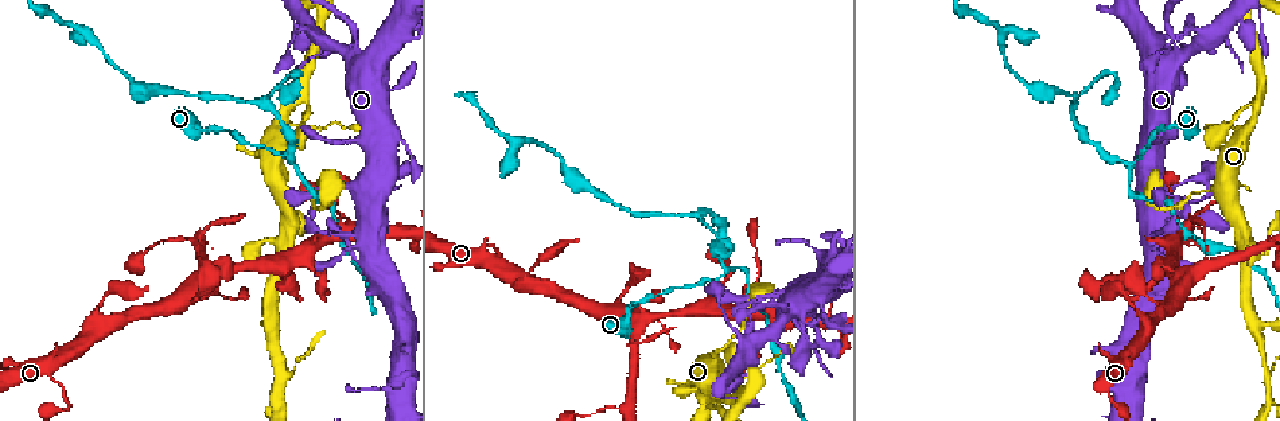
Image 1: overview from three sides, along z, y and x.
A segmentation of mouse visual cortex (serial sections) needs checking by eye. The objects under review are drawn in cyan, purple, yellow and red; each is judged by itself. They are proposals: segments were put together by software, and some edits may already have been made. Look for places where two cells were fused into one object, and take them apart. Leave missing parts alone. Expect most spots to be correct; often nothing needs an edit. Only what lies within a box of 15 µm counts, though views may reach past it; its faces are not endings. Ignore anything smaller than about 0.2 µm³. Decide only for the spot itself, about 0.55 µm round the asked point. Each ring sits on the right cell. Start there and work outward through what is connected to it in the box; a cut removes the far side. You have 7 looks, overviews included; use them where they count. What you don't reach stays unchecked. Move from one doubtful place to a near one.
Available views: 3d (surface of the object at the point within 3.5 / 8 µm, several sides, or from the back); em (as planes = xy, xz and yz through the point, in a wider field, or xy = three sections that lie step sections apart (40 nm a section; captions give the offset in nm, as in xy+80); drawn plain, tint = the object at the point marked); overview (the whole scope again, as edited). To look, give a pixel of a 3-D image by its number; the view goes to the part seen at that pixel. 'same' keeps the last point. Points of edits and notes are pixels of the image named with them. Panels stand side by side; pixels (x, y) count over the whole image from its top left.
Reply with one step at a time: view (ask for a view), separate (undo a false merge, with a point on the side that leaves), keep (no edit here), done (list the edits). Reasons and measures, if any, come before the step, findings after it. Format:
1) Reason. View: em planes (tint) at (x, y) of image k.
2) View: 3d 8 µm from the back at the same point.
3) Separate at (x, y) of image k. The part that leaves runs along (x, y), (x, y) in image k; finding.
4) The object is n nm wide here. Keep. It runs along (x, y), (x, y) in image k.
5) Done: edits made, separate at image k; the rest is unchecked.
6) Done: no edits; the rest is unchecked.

Two arms in line, one across. View: em xy step 3 (tint) at (280, 189) of image 1.

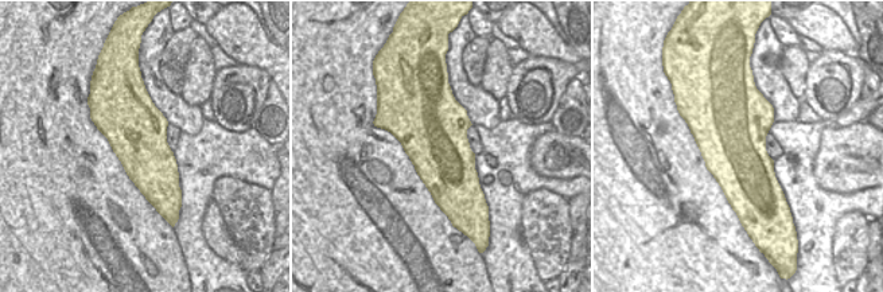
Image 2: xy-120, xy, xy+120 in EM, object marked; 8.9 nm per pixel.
Wider look. View: 3d 3.5 µm at the same point.

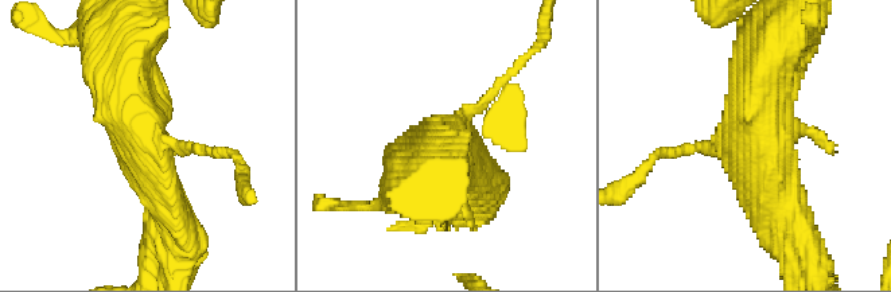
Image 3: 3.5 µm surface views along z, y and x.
Keep. It runs along (104, 43), (166, 197) in image 3; continuous, no second cell.

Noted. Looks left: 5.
Abrupt turn. View: 3d 3.5 µm at (1129, 164) of image 1.

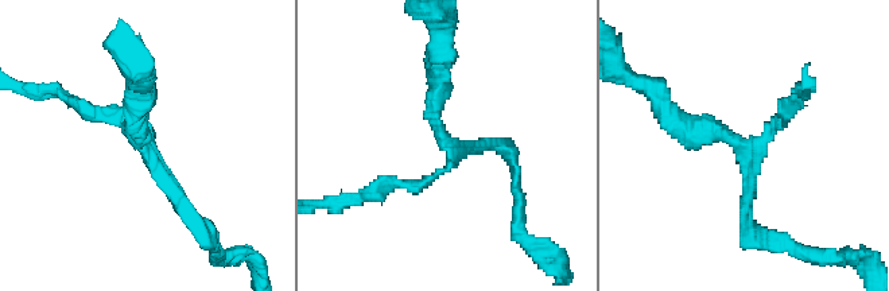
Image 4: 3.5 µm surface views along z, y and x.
Shape alone is not enough. View: em planes (tint) at (151, 149) of image 4.

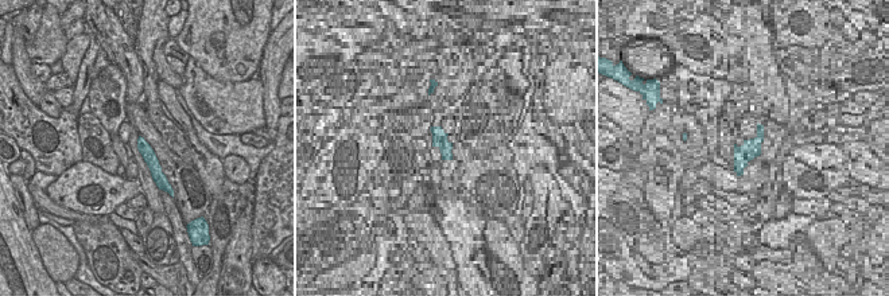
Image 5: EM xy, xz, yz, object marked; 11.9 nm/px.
The arms are 150, 150, 250 nm wide. Keep. All the same cell.

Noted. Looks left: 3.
Calibre changes. View: 3d 3.5 µm at (316, 275) of image 1.

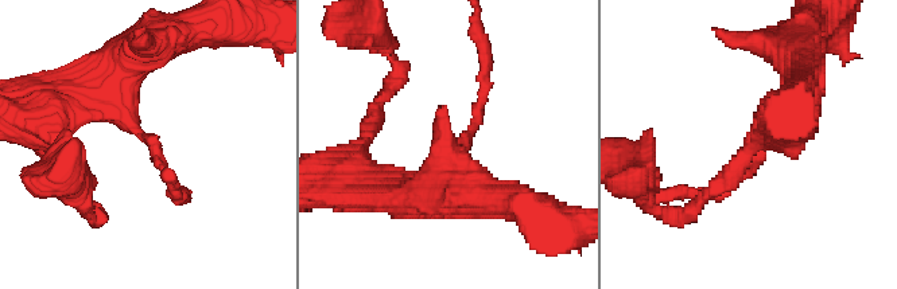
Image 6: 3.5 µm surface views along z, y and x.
The arms are 150, 450 nm wide; need the tissue. View: em planes (tint) at (146, 140) of image 6.

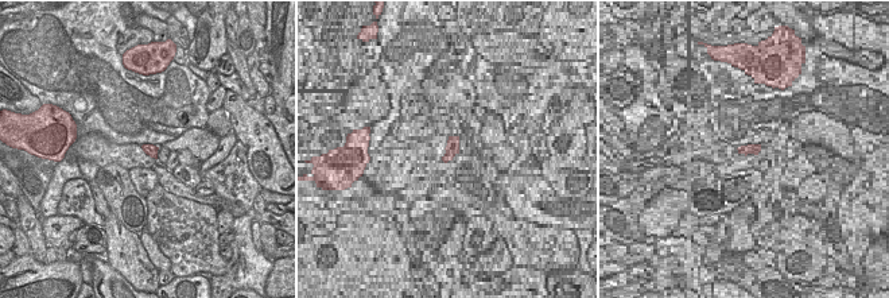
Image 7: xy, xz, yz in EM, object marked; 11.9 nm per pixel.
Keep. It runs along (86, 93), (154, 139), (174, 192) in image 6; one cell here.

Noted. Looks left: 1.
Done: no edits; the rest is unchecked.

